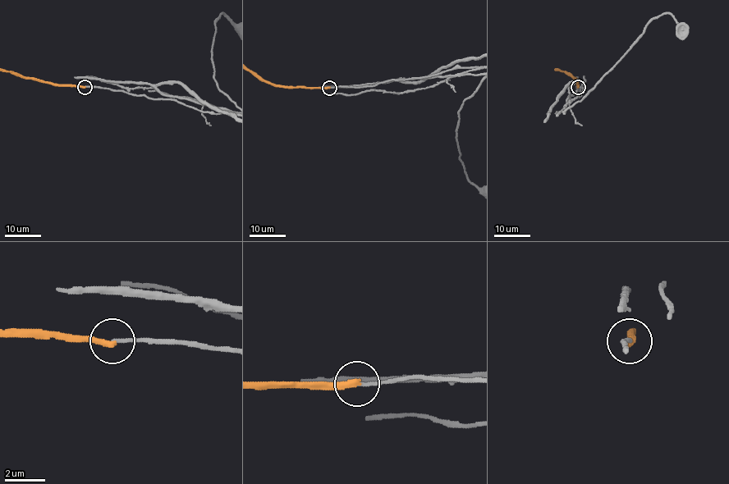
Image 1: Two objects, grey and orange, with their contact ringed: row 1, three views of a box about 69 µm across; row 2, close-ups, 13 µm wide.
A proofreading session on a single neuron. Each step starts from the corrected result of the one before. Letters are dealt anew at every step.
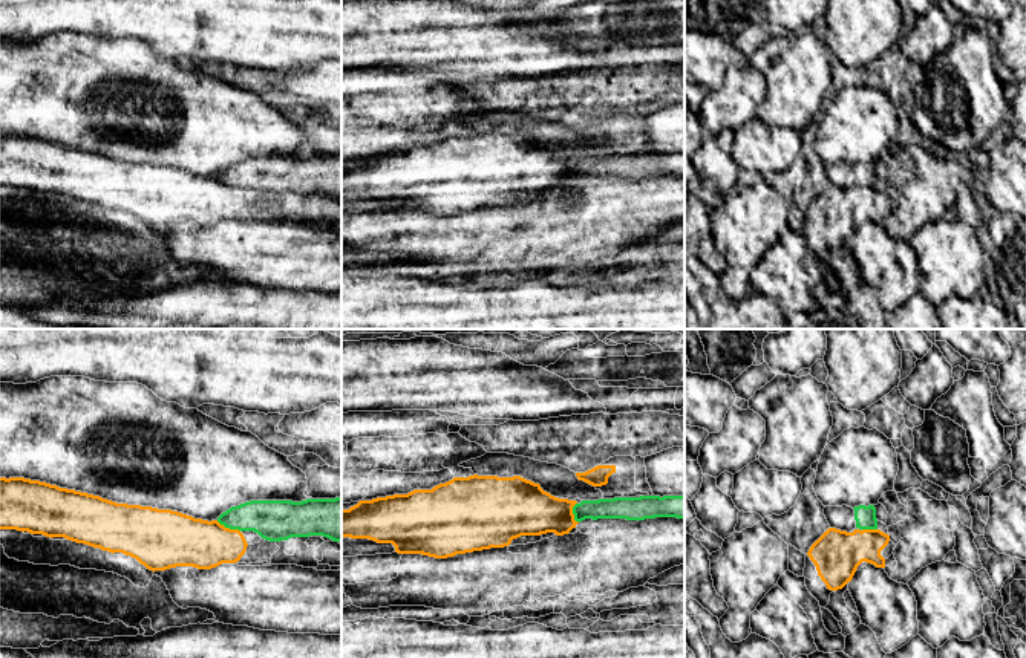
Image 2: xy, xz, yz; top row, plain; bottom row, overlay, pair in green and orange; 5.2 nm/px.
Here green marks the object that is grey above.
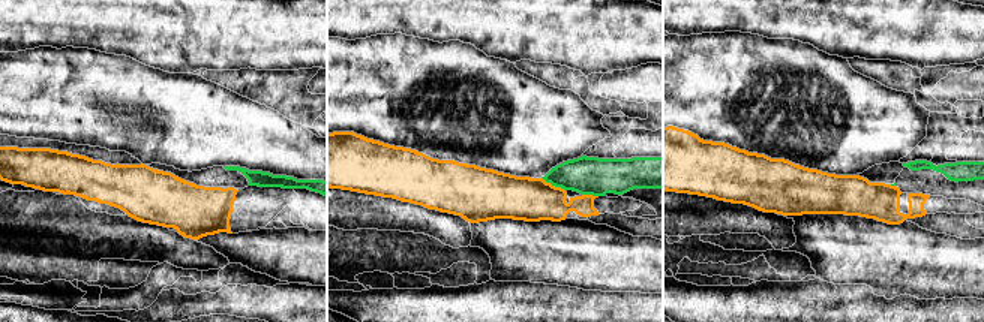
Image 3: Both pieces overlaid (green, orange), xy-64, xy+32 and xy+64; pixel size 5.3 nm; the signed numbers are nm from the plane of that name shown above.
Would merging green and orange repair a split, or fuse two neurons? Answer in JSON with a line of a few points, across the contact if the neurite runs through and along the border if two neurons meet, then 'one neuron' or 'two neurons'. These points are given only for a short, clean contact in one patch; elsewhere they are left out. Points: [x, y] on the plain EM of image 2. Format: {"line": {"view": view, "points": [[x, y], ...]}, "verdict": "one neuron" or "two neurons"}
{"line": {"view": "xy", "points": [[216, 178], [239, 188]]}, "verdict": "two neurons"}

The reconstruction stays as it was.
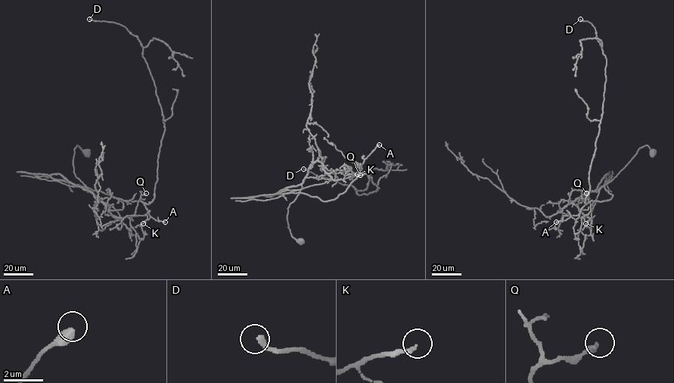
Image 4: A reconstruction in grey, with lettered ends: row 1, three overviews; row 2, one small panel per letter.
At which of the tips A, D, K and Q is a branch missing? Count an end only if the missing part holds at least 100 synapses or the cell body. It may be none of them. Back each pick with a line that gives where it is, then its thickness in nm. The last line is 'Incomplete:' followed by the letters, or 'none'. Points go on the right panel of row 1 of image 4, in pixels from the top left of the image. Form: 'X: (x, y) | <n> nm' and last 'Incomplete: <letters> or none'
Incomplete: none

